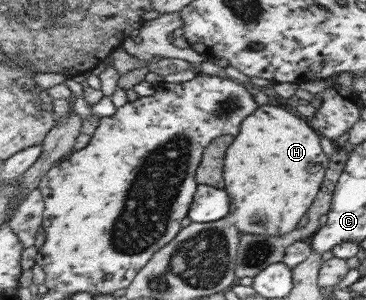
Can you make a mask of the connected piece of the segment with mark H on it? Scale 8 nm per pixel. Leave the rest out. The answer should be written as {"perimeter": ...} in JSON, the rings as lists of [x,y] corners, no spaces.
{"perimeter":[[[270,100],[254,116],[248,116],[242,122],[242,132],[230,146],[226,156],[226,190],[232,198],[232,214],[239,228],[240,234],[269,234],[283,235],[292,232],[298,222],[308,214],[313,206],[314,198],[318,196],[322,182],[326,176],[326,168],[330,166],[331,159],[324,154],[320,146],[320,136],[298,116],[288,112],[286,108],[278,108],[270,104]]]}

